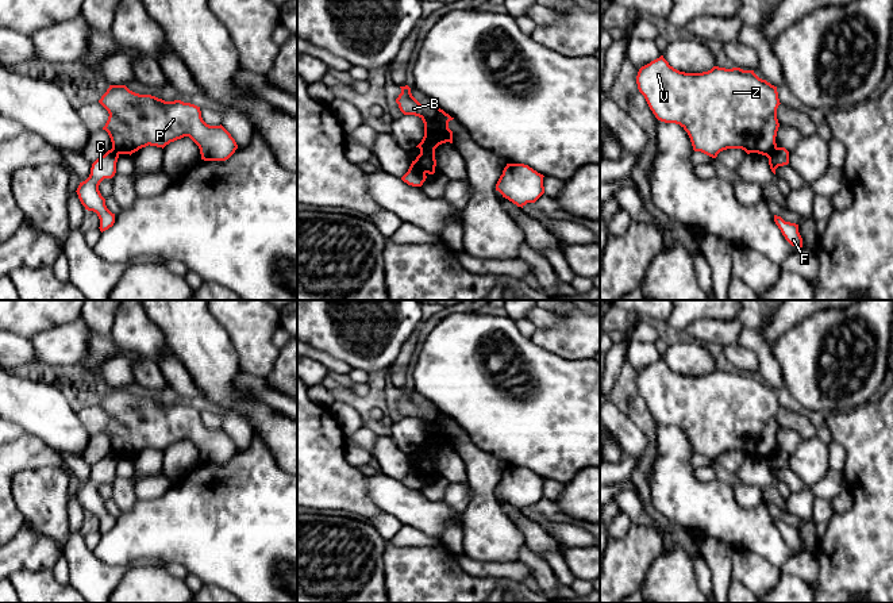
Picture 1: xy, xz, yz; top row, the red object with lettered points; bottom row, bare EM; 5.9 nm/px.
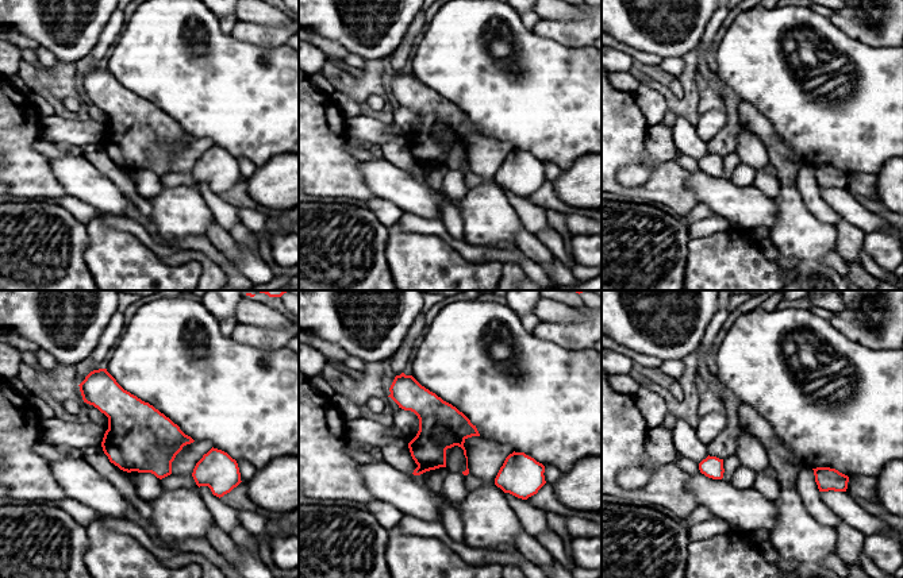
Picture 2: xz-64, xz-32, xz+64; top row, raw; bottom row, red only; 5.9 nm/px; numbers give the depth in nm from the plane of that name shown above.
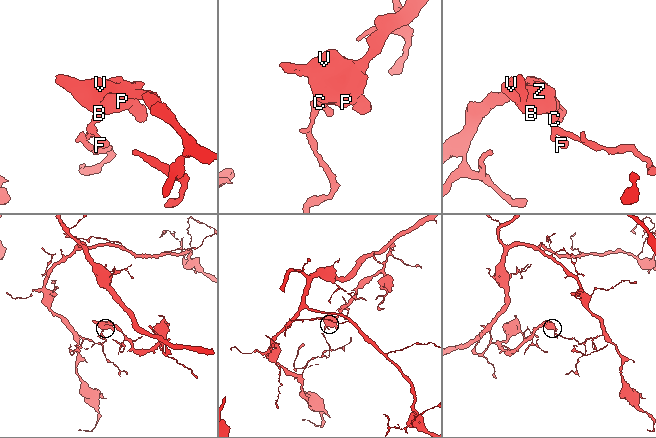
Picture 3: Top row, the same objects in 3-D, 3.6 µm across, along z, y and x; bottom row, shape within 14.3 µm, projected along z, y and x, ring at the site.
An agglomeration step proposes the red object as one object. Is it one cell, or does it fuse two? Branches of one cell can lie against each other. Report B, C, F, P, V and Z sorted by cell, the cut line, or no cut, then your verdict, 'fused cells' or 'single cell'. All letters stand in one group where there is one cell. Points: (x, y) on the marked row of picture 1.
groups B P V Z / C F; cut xz (412, 162), (424, 175); fused cells

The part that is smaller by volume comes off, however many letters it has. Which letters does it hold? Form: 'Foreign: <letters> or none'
Foreign: B, P, V, Z

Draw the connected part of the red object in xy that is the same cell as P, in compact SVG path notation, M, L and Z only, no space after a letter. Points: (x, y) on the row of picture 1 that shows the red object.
M109 85L99 103L109 116L103 127L111 138L112 149L119 154L132 154L146 146L165 147L170 142L189 137L200 149L204 161L226 161L238 145L231 134L220 126L209 126L201 118L200 107L181 100L165 101L151 95L139 95L126 85Z

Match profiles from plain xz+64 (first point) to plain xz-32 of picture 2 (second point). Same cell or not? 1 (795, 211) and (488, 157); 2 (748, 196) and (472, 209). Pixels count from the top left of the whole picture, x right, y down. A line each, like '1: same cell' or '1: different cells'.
1: same cell
2: different cells

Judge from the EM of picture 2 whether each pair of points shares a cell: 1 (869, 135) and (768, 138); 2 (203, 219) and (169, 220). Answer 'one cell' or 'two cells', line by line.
1: two cells
2: one cell

